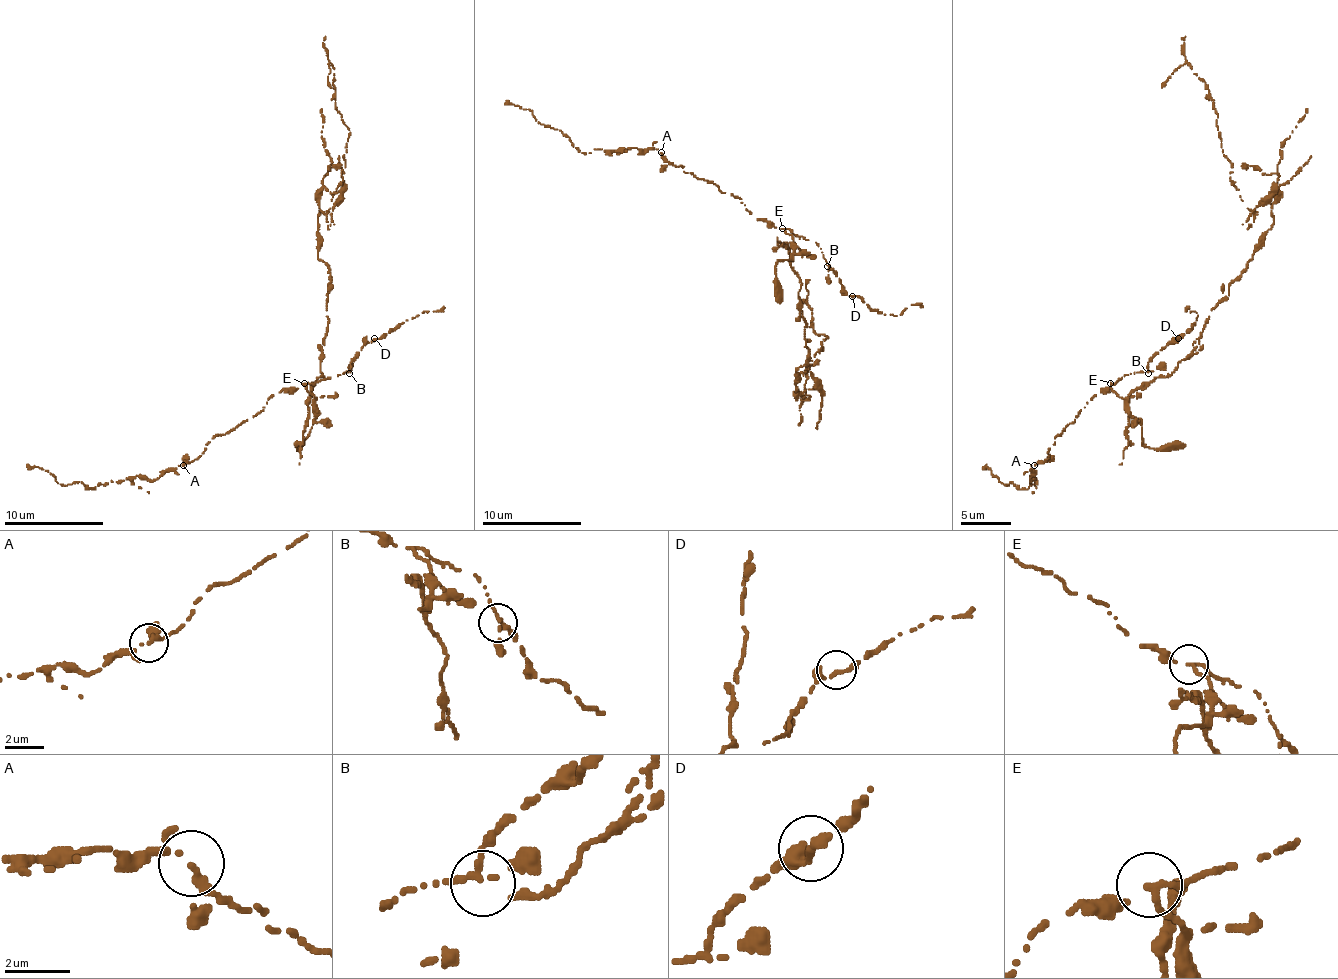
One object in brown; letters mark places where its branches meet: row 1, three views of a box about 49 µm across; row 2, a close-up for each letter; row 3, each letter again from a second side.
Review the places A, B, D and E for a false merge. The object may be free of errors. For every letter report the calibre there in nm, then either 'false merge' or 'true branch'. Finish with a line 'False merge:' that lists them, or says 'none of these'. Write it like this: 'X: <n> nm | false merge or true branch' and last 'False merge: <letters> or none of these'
A: 180 nm | true branch
B: 150 nm | true branch
D: 190 nm | true branch
E: 160 nm | false merge
False merge: E

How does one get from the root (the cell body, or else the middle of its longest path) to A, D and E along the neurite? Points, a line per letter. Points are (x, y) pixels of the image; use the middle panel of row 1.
A: (800, 284), (800, 276), (790, 264), (790, 234), (750, 214), (738, 197), (671, 164), (661, 152)
D: (800, 284), (800, 276), (790, 264), (792, 237), (785, 229), (817, 244), (827, 266), (852, 296)
E: (800, 284), (800, 276), (790, 264), (792, 237), (783, 229)

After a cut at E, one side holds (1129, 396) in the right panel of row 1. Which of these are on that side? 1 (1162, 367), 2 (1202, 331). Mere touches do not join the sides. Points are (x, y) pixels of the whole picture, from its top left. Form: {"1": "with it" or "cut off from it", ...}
{"1": "cut off from it", "2": "with it"}

